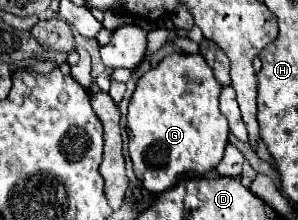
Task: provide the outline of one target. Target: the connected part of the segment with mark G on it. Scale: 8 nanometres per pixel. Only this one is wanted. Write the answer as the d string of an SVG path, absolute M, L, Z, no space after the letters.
M200 53L168 55L138 79L136 91L128 105L128 119L126 119L126 129L130 139L128 155L134 165L134 175L142 181L142 185L150 193L162 193L170 189L174 185L174 177L180 177L190 171L204 175L218 165L218 161L224 155L224 147L228 143L228 133L230 133L226 119L218 109L220 91L222 91L222 85L216 81L212 69L208 67L208 63Z

